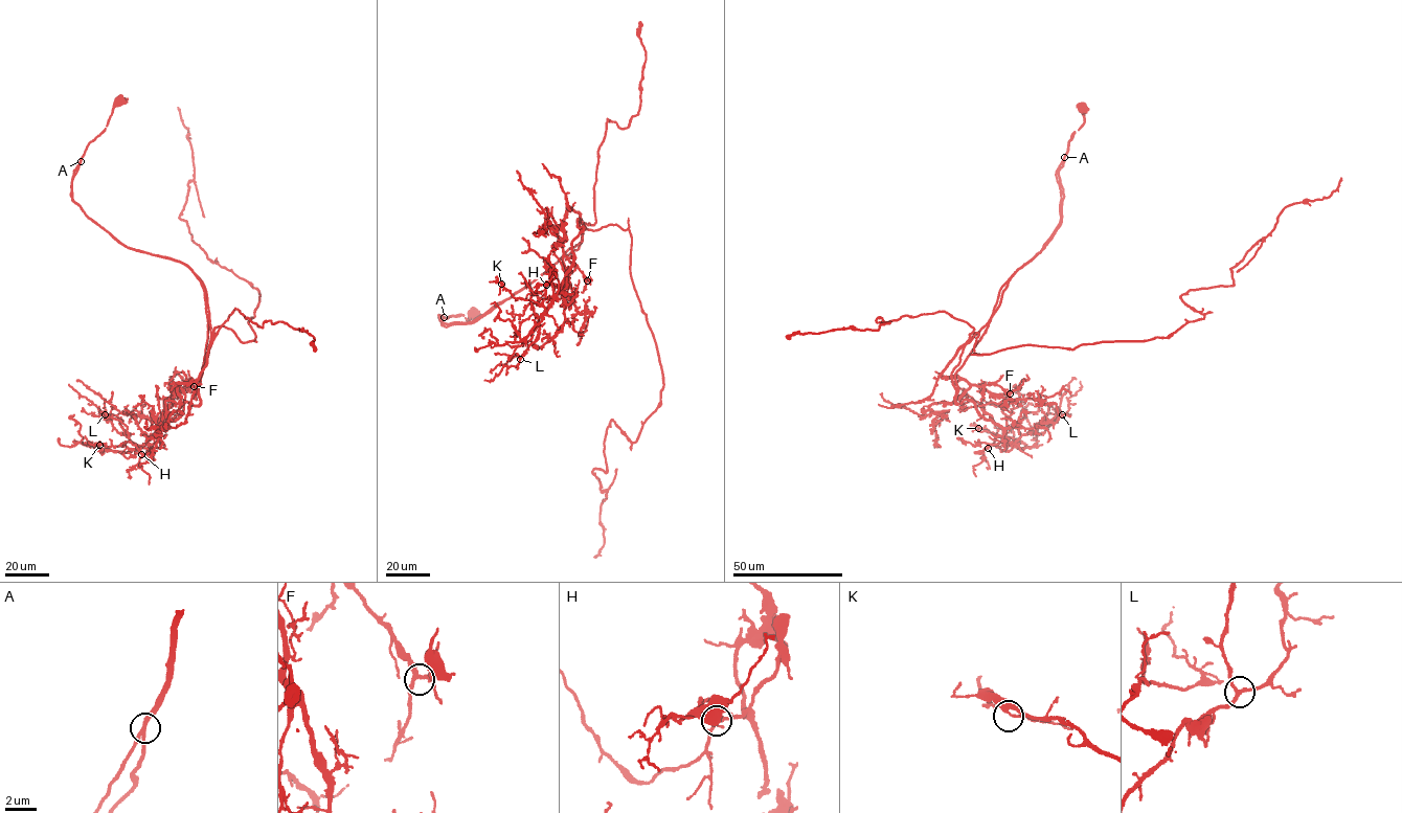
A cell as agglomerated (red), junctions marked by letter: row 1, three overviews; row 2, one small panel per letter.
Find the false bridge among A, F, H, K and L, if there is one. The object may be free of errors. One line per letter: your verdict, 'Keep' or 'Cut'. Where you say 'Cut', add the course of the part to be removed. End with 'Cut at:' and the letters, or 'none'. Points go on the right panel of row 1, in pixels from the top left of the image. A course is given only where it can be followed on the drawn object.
A: Cut. Course of the part to remove: (1064, 157), (1062, 221), (1000, 289), (955, 375), (957, 390), (951, 373), (974, 329), (944, 311), (786, 337)
F: Keep
H: Keep
K: Keep
L: Keep
Cut at: A

